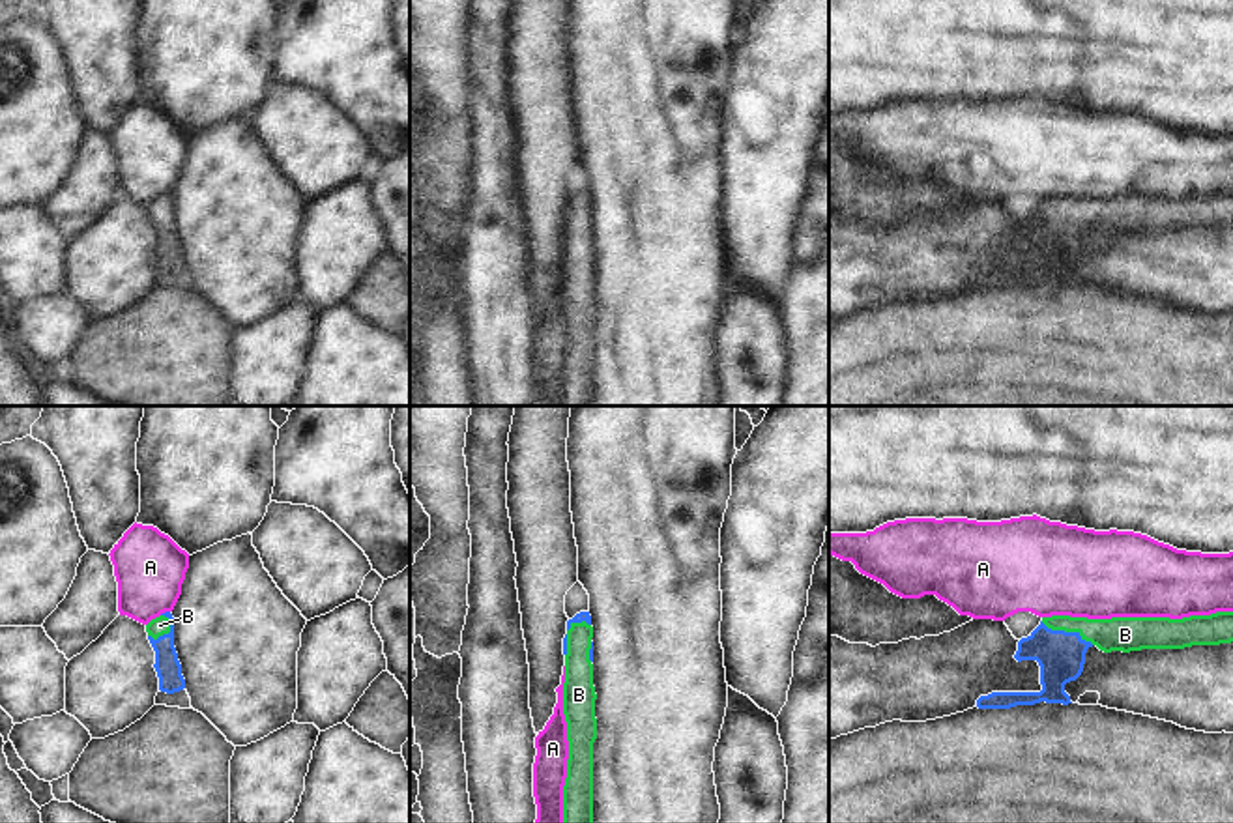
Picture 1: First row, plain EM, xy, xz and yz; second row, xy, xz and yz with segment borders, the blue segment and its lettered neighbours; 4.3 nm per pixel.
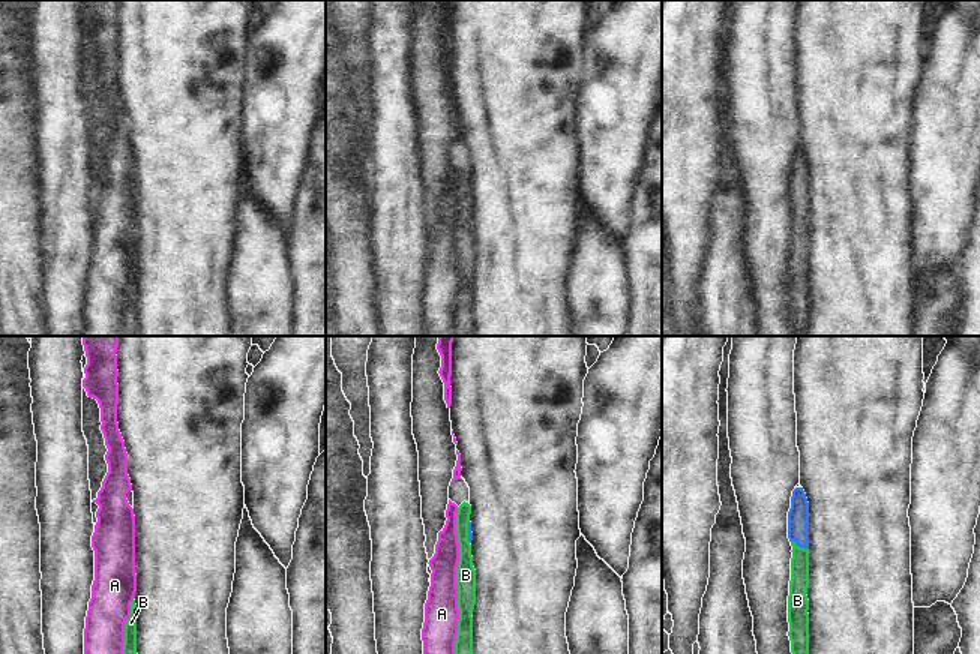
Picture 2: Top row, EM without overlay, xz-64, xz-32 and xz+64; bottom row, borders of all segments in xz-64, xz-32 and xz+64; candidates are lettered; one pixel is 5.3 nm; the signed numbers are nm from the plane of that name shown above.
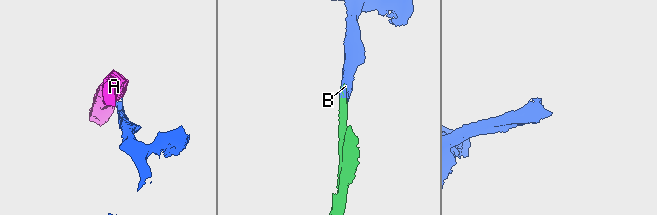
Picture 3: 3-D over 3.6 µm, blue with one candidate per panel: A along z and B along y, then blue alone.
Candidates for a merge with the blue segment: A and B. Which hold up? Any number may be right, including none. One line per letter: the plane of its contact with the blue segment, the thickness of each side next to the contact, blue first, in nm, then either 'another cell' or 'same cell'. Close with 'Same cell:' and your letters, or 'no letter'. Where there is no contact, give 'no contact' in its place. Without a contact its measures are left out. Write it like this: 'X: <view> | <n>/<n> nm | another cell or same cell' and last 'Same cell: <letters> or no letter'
A: xy | 110/300 nm | another cell
B: yz | 200/150 nm | same cell
Same cell: B

